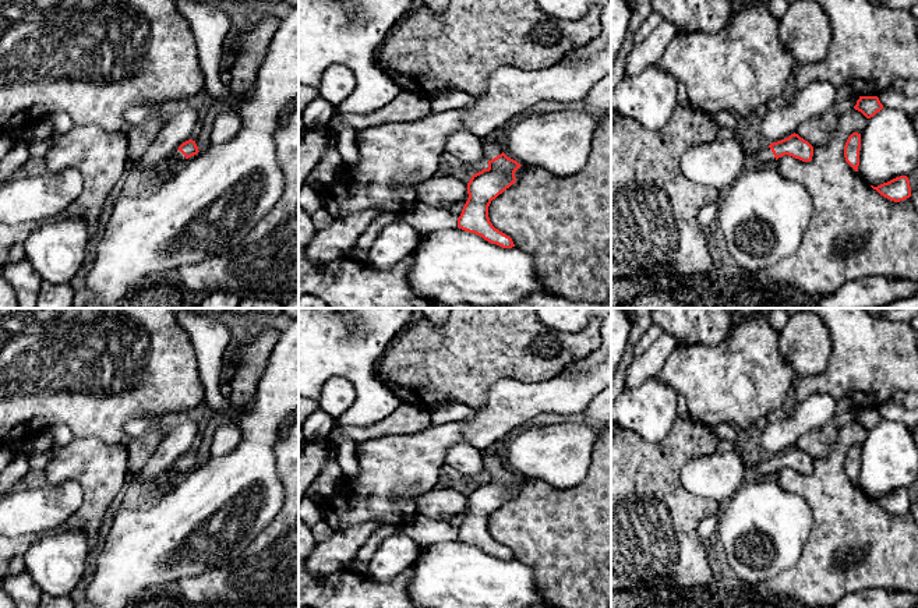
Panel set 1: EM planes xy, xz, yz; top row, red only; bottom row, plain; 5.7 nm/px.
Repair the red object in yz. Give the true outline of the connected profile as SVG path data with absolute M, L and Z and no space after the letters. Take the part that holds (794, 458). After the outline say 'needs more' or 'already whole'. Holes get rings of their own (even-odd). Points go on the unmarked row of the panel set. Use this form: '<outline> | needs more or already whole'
M794 445L788 450L773 455L770 457L763 457L752 474L759 477L774 476L784 467L792 469L802 474L811 474L813 469L813 459Z | needs more

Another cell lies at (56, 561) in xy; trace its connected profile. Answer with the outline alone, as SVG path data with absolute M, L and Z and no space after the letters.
M78 530L42 534L27 551L25 566L42 593L68 597L86 569L86 538Z

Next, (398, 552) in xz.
M416 515L402 526L399 534L385 538L367 565L367 575L378 582L392 582L403 570L413 568L421 545L456 541L458 530L444 520Z

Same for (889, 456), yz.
M883 420L861 445L858 487L878 499L918 480L918 448L907 425Z

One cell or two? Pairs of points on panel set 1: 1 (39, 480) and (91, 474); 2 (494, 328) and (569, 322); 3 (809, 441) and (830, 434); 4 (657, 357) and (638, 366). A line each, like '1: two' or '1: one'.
1: one
2: two
3: one
4: one

